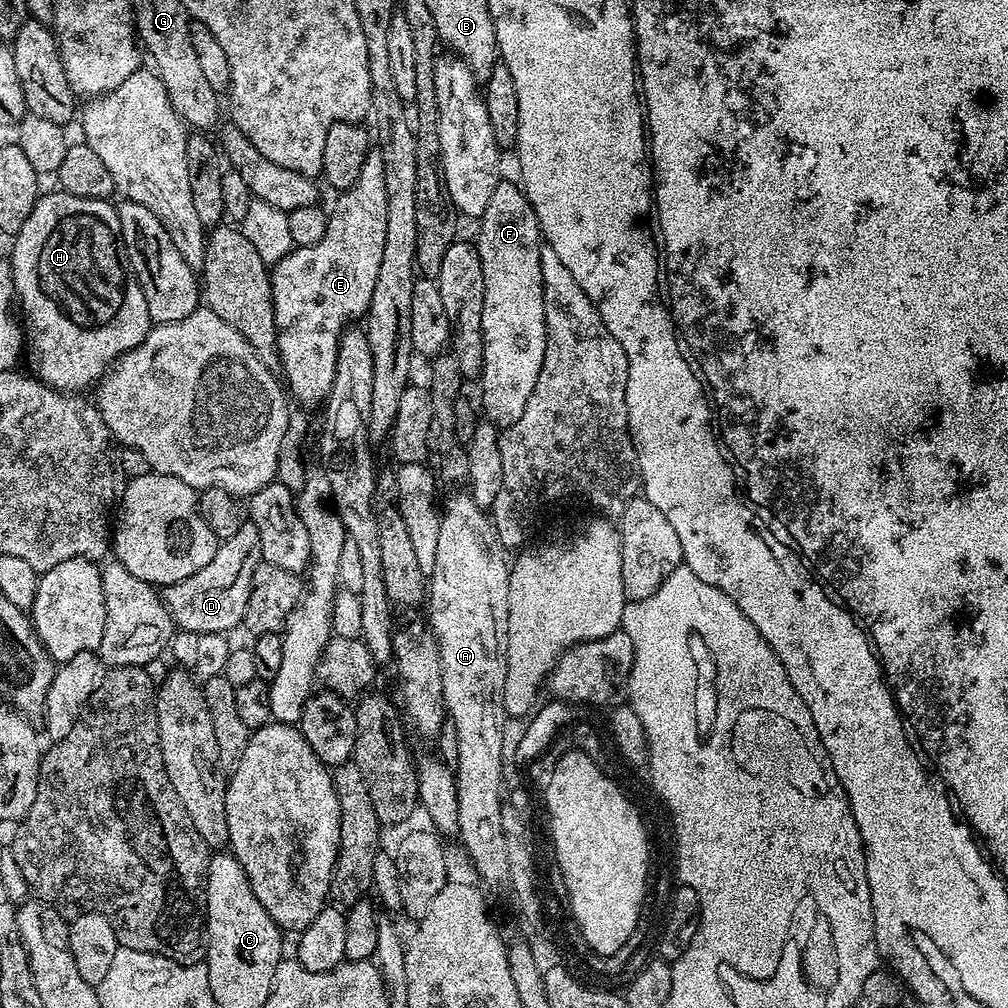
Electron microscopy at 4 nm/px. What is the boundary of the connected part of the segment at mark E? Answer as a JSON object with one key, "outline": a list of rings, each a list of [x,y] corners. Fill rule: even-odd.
{"outline":[[[375,150],[369,151],[362,166],[362,174],[358,174],[358,182],[343,189],[337,196],[340,197],[336,205],[328,212],[328,225],[326,234],[322,234],[322,242],[314,242],[314,246],[293,247],[291,252],[270,268],[280,372],[291,399],[300,406],[320,406],[325,403],[334,384],[340,336],[350,322],[358,321],[356,319],[359,316],[361,319],[367,313],[370,298],[374,294],[378,265],[382,262],[382,246],[386,246],[386,170],[382,170],[382,154]]]}

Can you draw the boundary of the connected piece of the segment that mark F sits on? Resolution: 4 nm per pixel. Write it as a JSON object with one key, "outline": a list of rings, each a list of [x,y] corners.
{"outline":[[[508,178],[501,179],[498,186],[494,186],[494,195],[491,196],[486,210],[478,218],[480,233],[474,237],[476,253],[480,255],[482,262],[482,278],[486,282],[486,298],[484,299],[484,309],[482,310],[482,338],[484,339],[484,365],[478,377],[480,383],[479,407],[482,409],[482,416],[487,423],[495,424],[497,429],[503,430],[514,426],[518,418],[526,410],[526,402],[530,402],[530,394],[534,394],[534,382],[538,382],[538,374],[542,370],[542,358],[546,354],[546,322],[544,321],[544,291],[542,290],[542,262],[540,261],[540,249],[542,247],[542,237],[540,234],[540,223],[534,214],[532,204],[528,200],[523,187],[519,183],[511,184]]]}

